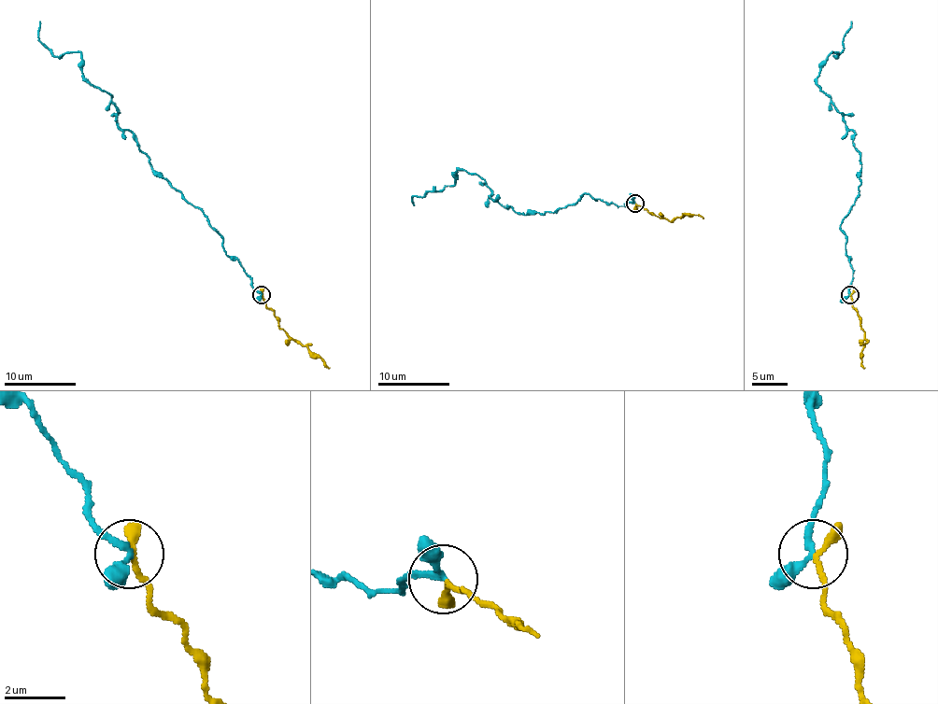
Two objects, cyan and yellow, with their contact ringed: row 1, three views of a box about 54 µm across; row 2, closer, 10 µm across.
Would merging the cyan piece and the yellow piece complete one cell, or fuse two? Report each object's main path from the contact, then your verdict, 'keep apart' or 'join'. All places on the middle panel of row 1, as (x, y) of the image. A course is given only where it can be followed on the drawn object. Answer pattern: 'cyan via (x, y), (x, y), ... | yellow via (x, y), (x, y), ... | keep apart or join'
cyan via (635, 203), (585, 194), (555, 212), (524, 215), (460, 171), (453, 185), (415, 195), (414, 204) | yellow via (635, 203), (667, 220), (687, 215), (700, 215), (703, 218) | join

